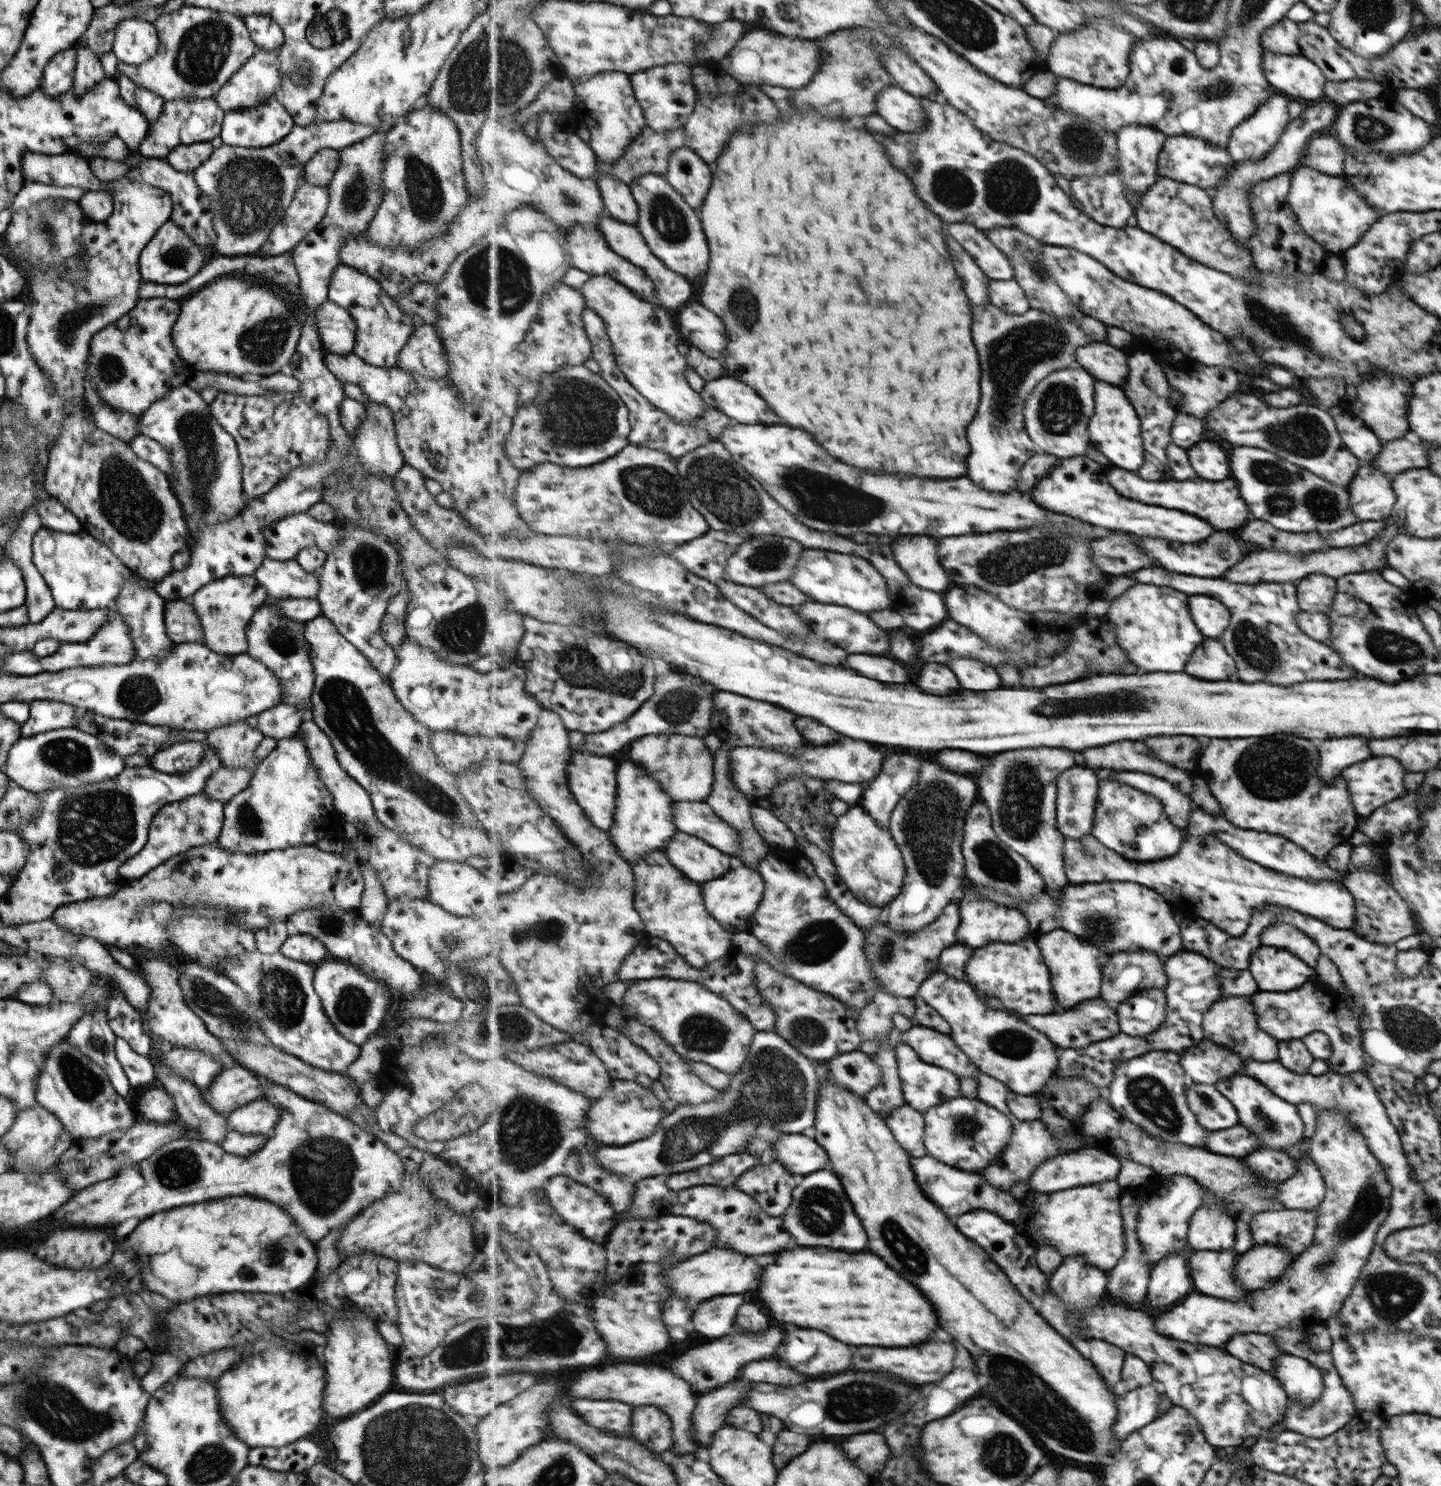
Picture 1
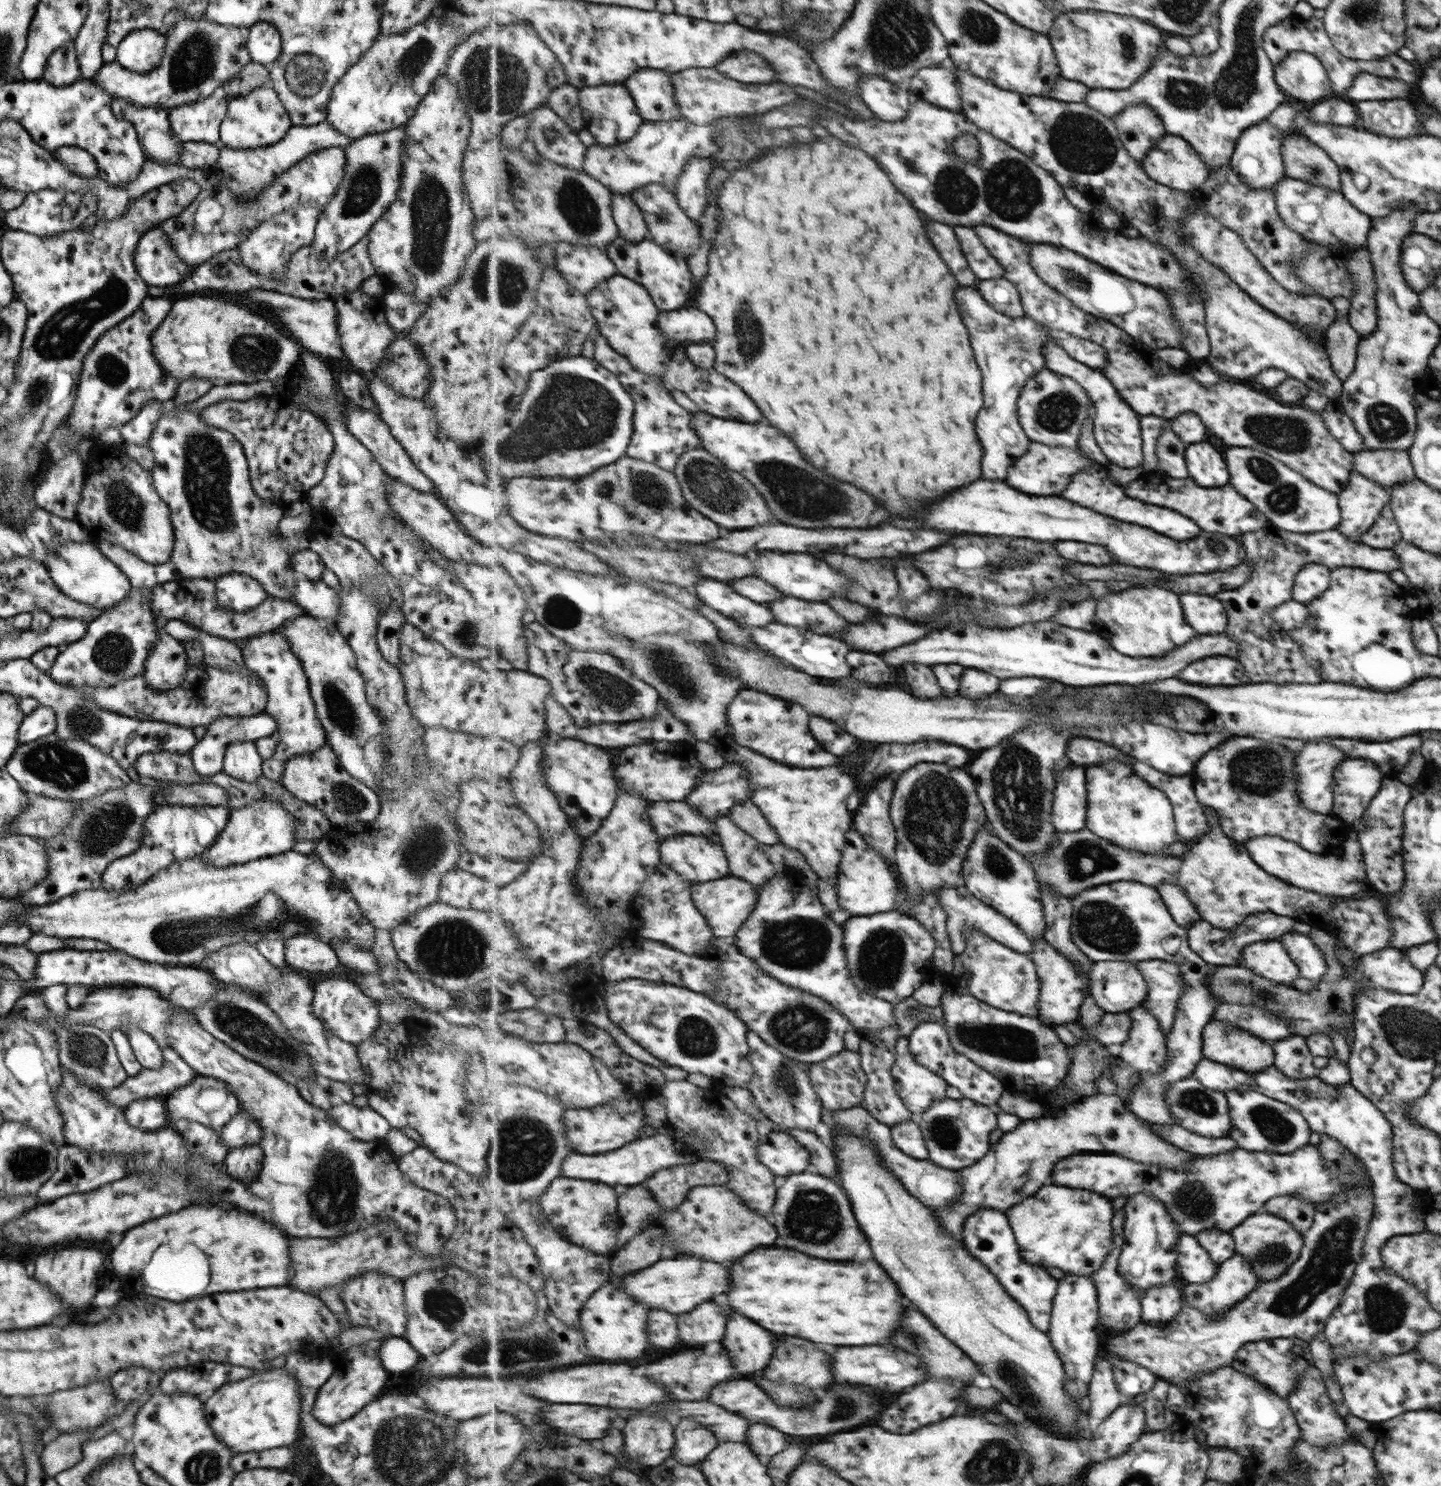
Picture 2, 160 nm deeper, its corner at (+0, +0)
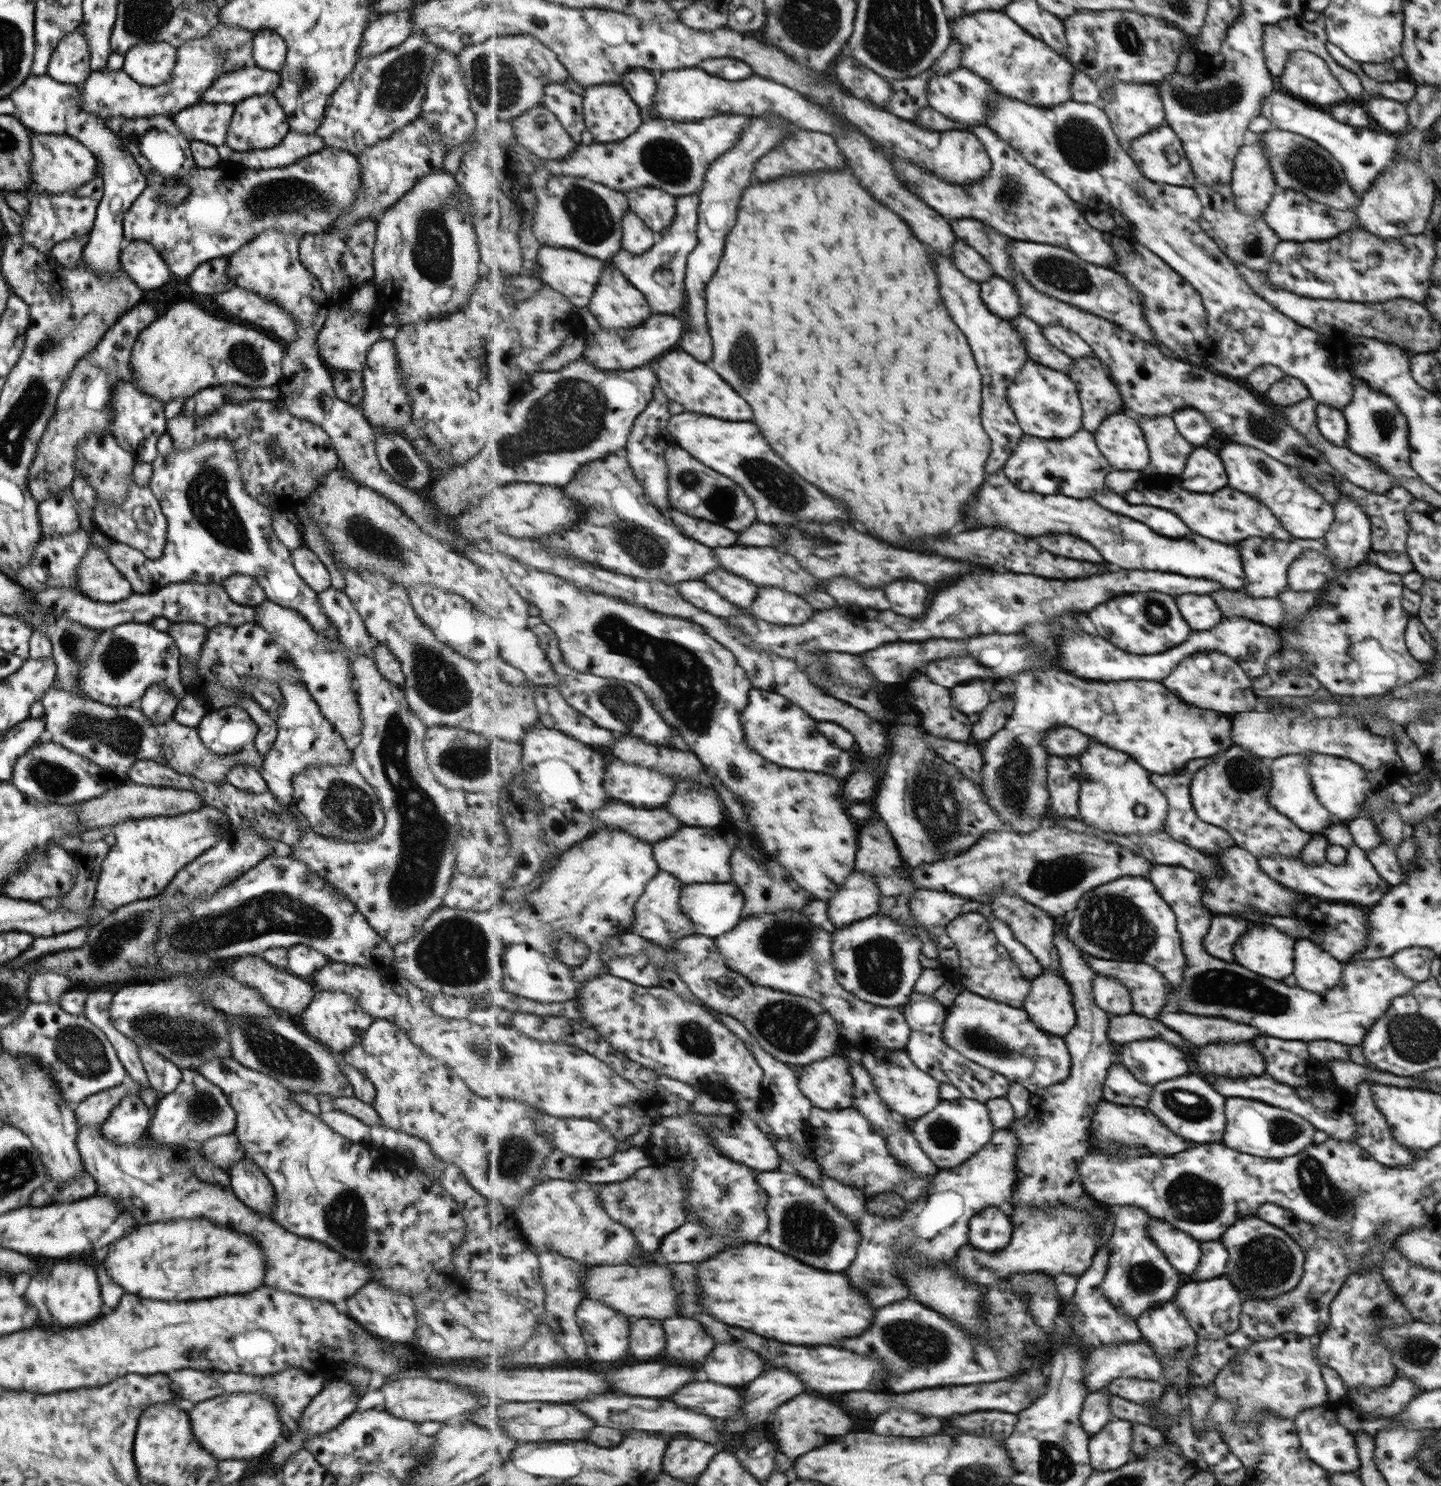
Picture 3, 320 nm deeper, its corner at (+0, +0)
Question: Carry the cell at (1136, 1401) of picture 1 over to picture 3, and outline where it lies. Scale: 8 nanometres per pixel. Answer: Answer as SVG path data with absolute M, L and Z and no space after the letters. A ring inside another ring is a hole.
M1114 1418L1101 1433L1091 1437L1090 1454L1094 1470L1117 1470L1132 1461L1135 1425Z

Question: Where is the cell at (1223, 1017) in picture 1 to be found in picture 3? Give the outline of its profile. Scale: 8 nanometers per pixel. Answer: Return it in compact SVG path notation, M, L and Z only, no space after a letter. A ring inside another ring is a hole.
M1247 1042L1237 1044L1207 1044L1201 1054L1195 1054L1195 1066L1205 1076L1245 1078L1264 1074L1262 1054Z

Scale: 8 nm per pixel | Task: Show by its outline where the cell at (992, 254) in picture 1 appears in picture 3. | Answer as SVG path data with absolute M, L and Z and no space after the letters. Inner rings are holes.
M957 239L953 246L953 258L957 268L971 280L981 283L996 276L993 265L968 242Z

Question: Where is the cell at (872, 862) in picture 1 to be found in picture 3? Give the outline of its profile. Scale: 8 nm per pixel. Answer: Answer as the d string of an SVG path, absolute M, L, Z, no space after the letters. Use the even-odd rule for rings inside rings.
M858 870L852 871L847 883L831 898L829 917L837 929L845 929L853 923L879 914L881 891L873 877Z

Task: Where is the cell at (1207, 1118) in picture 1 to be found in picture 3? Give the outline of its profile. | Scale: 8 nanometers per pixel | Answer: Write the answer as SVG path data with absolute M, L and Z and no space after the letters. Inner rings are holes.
M1187 1074L1153 1085L1148 1109L1173 1134L1197 1145L1217 1143L1225 1130L1224 1100L1202 1076Z

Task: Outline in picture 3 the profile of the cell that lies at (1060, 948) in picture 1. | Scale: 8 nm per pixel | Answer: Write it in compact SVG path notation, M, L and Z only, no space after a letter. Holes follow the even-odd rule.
M1043 968L1040 976L1032 981L1032 989L1023 1008L1031 1016L1033 1023L1047 1034L1067 1037L1077 1025L1078 1015L1072 987L1059 972L1051 972Z

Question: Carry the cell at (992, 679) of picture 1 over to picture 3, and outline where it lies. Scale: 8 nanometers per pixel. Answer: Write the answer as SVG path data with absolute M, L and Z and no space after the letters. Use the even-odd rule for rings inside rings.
M977 680L965 686L955 686L951 688L955 706L965 712L965 714L981 714L989 702L991 702L991 692L995 690L995 684L989 680Z

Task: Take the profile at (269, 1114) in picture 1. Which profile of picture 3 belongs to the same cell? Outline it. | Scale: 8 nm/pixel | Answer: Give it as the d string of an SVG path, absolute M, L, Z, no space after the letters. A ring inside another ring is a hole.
M233 1131L202 1141L200 1152L204 1155L204 1160L226 1172L244 1158L242 1145L238 1143Z

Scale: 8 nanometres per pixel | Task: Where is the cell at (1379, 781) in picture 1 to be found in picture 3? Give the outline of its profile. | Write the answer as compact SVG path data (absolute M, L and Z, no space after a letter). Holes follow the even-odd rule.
M1311 752L1305 753L1304 758L1306 758L1307 775L1311 778L1312 791L1316 794L1316 799L1329 814L1332 814L1333 818L1339 819L1341 824L1347 826L1347 822L1355 818L1367 794L1373 792L1367 774L1361 766L1347 758Z

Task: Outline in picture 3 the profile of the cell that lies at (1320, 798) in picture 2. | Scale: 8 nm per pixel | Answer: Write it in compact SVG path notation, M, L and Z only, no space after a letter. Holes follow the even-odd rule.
M1290 754L1269 761L1270 785L1268 788L1268 804L1279 814L1284 814L1291 822L1296 823L1303 831L1320 834L1328 822L1333 819L1316 799L1312 791L1311 778L1308 778L1306 770L1306 758L1304 755Z

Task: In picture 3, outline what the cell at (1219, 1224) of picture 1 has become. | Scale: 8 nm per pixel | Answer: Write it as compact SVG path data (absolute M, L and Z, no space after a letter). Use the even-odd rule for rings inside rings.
M1219 1240L1200 1242L1200 1262L1191 1275L1183 1281L1201 1282L1217 1275L1224 1274L1226 1270L1227 1251Z

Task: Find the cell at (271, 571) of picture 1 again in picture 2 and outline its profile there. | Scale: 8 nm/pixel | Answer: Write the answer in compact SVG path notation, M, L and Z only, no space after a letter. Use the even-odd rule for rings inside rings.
M294 574L294 602L309 616L323 620L336 620L340 609L338 592L325 585L321 580L307 580Z

